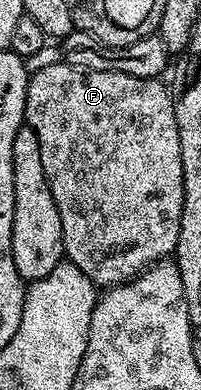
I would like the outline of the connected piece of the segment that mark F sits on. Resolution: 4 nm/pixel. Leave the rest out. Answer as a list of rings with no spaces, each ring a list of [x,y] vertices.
[[[59,61],[50,64],[50,68],[42,68],[34,72],[28,79],[28,91],[26,92],[26,108],[24,109],[24,120],[27,126],[38,136],[38,148],[42,148],[42,172],[46,172],[46,180],[50,184],[50,192],[54,192],[54,204],[58,204],[58,216],[62,216],[62,240],[64,241],[64,257],[69,262],[73,262],[91,282],[96,283],[100,288],[111,288],[118,286],[122,282],[128,282],[131,278],[139,276],[143,270],[149,266],[175,255],[176,245],[178,244],[178,232],[180,231],[180,221],[182,220],[182,151],[178,148],[178,120],[174,120],[173,95],[163,86],[160,78],[139,78],[130,76],[126,72],[114,72],[113,70],[83,70],[77,66],[72,66],[69,62]]]

